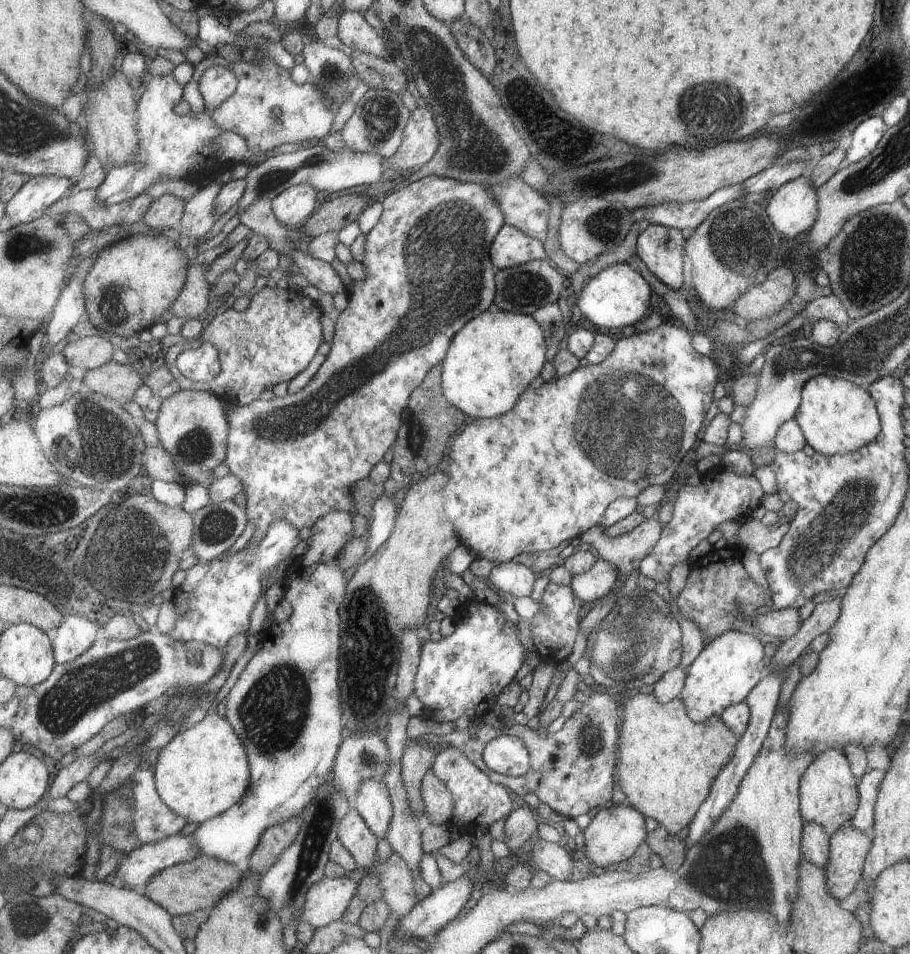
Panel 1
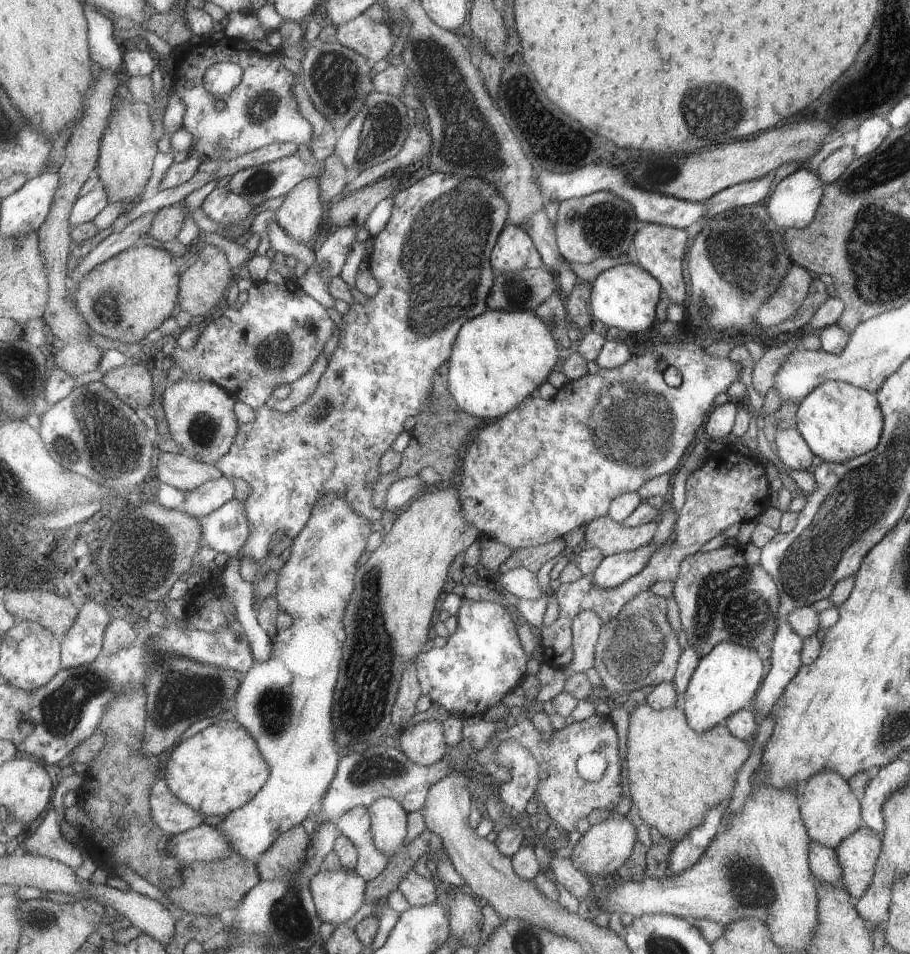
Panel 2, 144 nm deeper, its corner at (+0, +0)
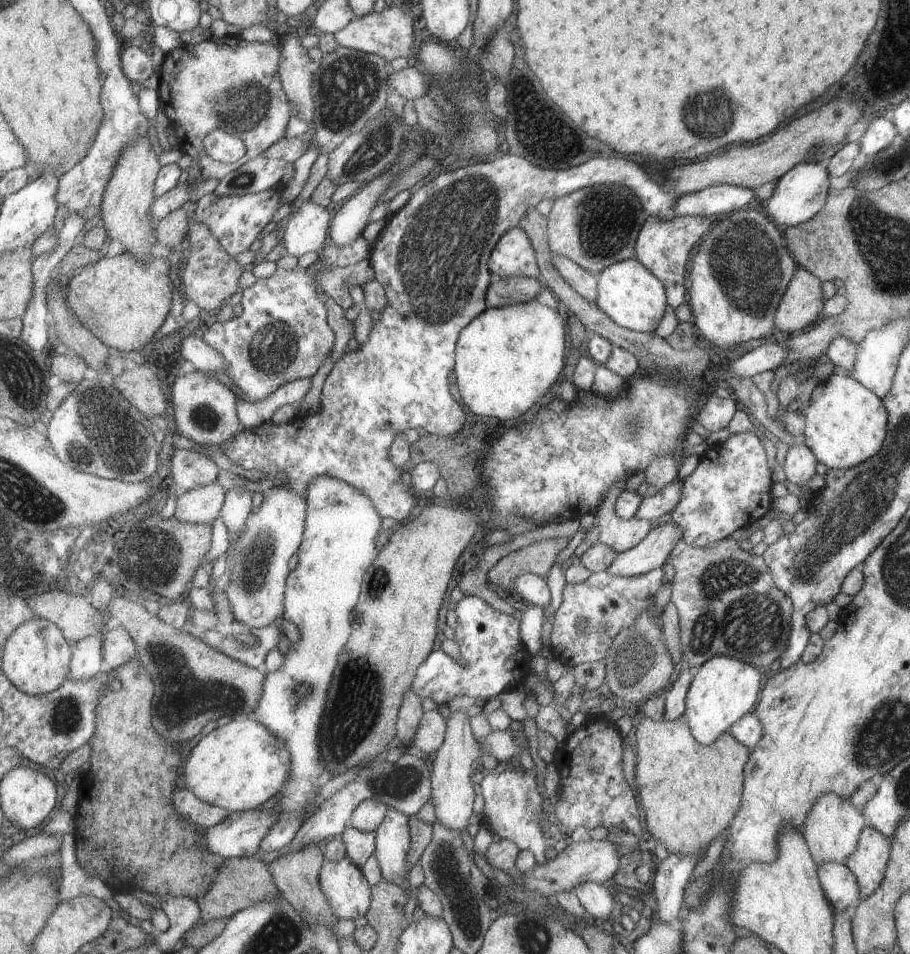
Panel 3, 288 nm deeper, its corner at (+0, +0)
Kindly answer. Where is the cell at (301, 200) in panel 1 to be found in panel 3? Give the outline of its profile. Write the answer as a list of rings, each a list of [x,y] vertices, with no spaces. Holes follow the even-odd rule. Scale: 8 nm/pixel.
[[[311,200],[303,202],[297,212],[293,212],[291,204],[291,220],[287,220],[287,226],[283,228],[281,240],[289,256],[295,256],[297,260],[313,254],[323,252],[327,246],[327,240],[331,238],[331,212],[325,206],[319,206]]]

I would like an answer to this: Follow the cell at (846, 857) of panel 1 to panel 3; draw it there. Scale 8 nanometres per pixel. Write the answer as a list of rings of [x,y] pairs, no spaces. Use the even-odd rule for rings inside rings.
[[[871,826],[861,830],[857,848],[843,862],[857,878],[861,900],[869,898],[877,890],[877,886],[881,886],[889,854],[891,854],[891,840],[887,840],[881,832],[877,832]]]

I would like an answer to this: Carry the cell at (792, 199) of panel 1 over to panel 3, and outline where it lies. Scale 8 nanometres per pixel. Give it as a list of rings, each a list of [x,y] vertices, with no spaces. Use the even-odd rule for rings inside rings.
[[[799,164],[793,166],[793,170],[789,170],[785,176],[781,176],[775,182],[773,194],[769,196],[767,204],[765,204],[765,214],[769,214],[769,218],[773,218],[773,222],[777,222],[777,226],[783,228],[793,228],[793,226],[801,226],[805,222],[809,222],[815,214],[821,212],[821,208],[827,202],[827,194],[829,194],[829,172],[827,168],[823,168],[823,164]]]

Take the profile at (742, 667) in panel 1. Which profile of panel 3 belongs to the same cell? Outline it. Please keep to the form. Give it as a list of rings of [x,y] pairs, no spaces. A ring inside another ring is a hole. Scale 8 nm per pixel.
[[[715,656],[697,670],[697,676],[687,698],[685,722],[693,728],[693,734],[699,740],[699,744],[711,746],[723,734],[729,732],[733,738],[737,738],[737,742],[745,744],[749,752],[755,748],[755,744],[763,736],[763,728],[755,714],[745,712],[751,712],[751,706],[759,702],[757,696],[761,696],[759,690],[763,690],[759,680],[759,670],[753,668],[753,664],[745,664],[741,660],[727,656]]]

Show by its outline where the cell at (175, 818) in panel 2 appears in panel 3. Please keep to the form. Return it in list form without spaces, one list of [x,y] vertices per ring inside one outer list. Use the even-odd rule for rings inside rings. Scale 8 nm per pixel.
[[[183,786],[173,792],[171,802],[173,802],[173,806],[175,806],[175,812],[177,812],[183,820],[201,826],[203,830],[219,826],[219,824],[225,822],[227,816],[229,816],[229,812],[227,812],[225,808],[207,804],[205,800],[197,798],[195,792],[191,792],[191,790],[183,788]]]

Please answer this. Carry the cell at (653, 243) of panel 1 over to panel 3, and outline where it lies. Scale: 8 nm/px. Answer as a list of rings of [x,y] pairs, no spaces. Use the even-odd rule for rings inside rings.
[[[681,216],[675,220],[661,220],[661,218],[647,218],[645,230],[641,230],[641,238],[637,240],[637,260],[641,260],[647,268],[651,268],[661,282],[665,282],[669,304],[679,308],[687,302],[687,288],[685,288],[685,272],[689,268],[687,262],[695,246],[701,246],[705,234],[709,234],[715,218],[701,218],[701,216]]]

